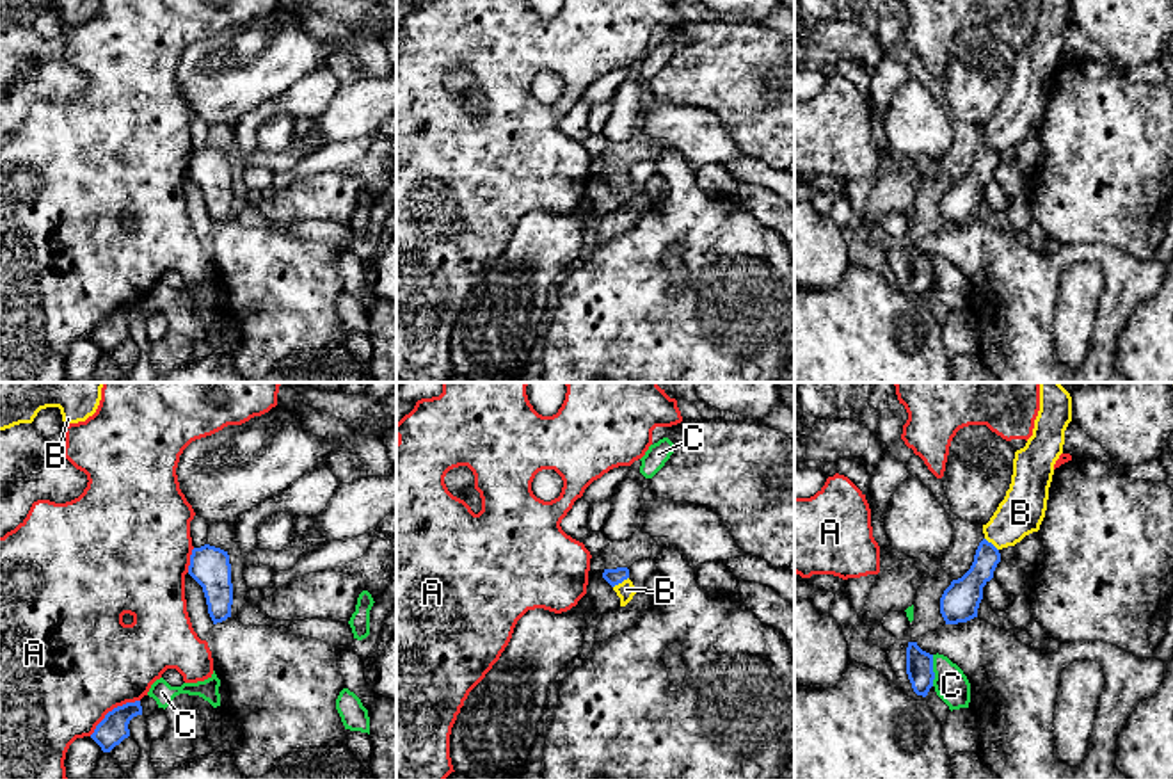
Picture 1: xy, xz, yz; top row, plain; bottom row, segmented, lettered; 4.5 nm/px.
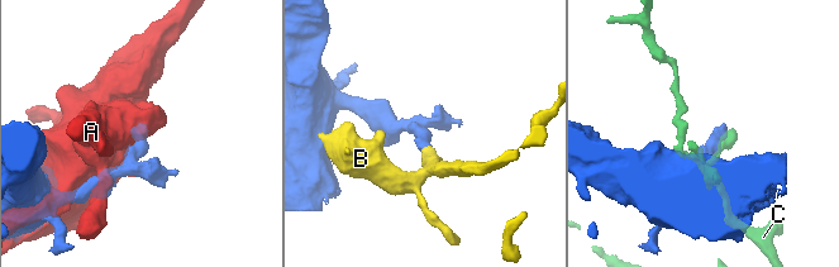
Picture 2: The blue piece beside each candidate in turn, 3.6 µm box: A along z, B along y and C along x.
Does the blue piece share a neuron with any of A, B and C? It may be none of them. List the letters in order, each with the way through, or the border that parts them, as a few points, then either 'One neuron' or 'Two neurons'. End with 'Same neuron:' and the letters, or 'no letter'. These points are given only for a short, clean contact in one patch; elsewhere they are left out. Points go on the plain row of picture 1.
A: Two neurons
B: Path across: xz (614, 178), (621, 184), (626, 191). One neuron
C: Two neurons
Same neuron: B

